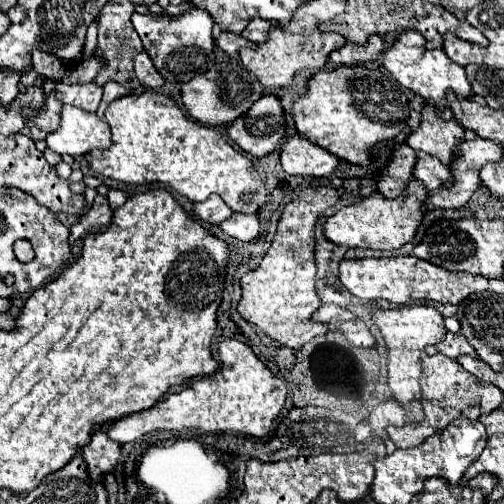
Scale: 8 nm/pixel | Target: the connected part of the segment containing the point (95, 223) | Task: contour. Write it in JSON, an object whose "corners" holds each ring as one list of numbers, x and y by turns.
{"corners":[[96,196,92,208,84,214,84,218,80,218,80,222,76,222,72,228,70,228,70,242,74,244,80,236,88,234,88,232,94,232,94,230,102,230,110,224,112,220,112,210,110,210,110,204,108,204,108,198,106,196]]}

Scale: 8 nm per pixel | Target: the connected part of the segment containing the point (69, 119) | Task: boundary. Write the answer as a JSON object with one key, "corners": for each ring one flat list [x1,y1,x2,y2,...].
{"corners":[[66,104,62,108,60,128,48,134,46,144,58,154,84,156,94,148,110,146,110,126,94,112]]}

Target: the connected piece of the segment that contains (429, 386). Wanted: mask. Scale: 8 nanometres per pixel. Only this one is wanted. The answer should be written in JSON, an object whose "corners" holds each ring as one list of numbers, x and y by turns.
{"corners":[[436,354,436,356,422,356,422,406,424,406,424,422,426,426,442,432,452,420,468,418,478,420,484,412,492,412,502,404,502,390,494,384,480,382,476,376,466,372,456,360]]}

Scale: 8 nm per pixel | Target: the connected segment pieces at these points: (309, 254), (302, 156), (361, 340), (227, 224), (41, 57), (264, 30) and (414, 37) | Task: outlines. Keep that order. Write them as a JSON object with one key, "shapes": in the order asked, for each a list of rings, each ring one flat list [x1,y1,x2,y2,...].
{"shapes":[[[304,188,296,200,286,204,278,222,278,232,260,266,240,280,242,300,238,304,238,312,242,318,256,324,272,340,278,340,288,348,300,348,328,331,326,324,312,320,312,314,320,308,320,298,316,292,314,228,324,210,334,206,342,196,344,188]],[[294,136,282,144,280,162,288,174,316,178,328,176,340,164,334,154,318,148,318,144,312,144,304,136]],[[348,316,344,320,344,324,338,324,338,330,344,332,344,336,360,348,370,348,376,344,376,338,370,334,370,330,366,328,366,324,354,316]],[[234,214,228,220,218,224,220,230,224,230,228,236,238,238,242,242,250,242,260,232,260,220,258,214]],[[34,48,32,52,32,68,46,76,48,80,60,80,64,76,66,64,62,64,62,60,58,60,58,56,50,56,48,52,42,52,40,48]],[[254,18,254,20,246,26,246,30,242,32,242,36,248,38,248,40,252,40,252,42,262,44,262,42,268,40,270,28,272,28,270,22,266,22,266,20,262,20,262,18]],[[414,30,402,32,394,46,384,52,384,68,408,90,420,94,424,100,436,104,438,110,444,110,448,106,446,94,454,92,456,98,468,98,472,96,472,86,466,78,466,70,458,64,454,64,444,50,428,50,426,38]]]}

